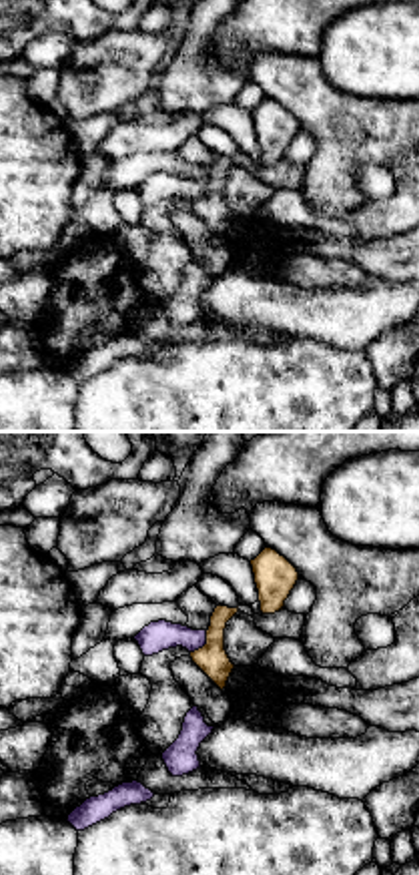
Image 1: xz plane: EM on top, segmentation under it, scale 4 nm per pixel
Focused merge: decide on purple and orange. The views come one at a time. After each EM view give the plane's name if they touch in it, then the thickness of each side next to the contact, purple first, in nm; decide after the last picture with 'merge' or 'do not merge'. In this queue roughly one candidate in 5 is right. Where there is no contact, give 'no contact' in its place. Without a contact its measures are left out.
xz | 120/120 nm

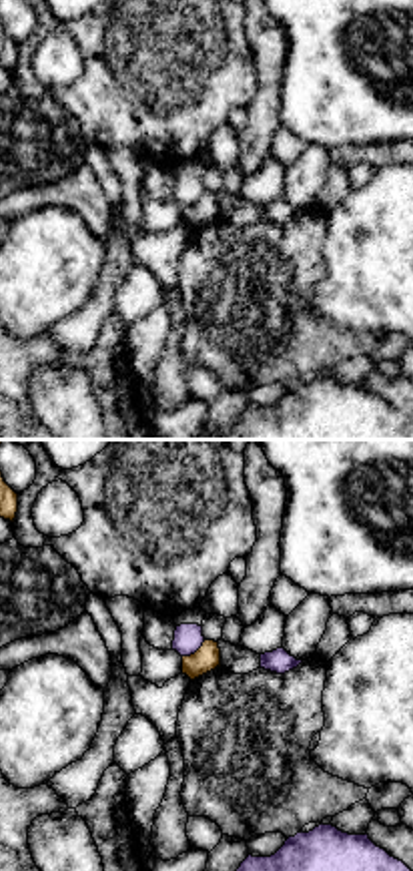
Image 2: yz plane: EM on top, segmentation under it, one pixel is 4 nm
yz | 110/100 nm

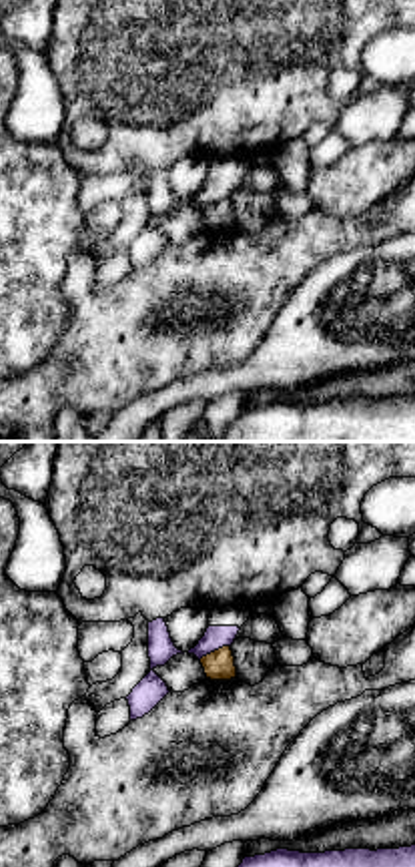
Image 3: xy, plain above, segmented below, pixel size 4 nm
xy | 90/120 nm

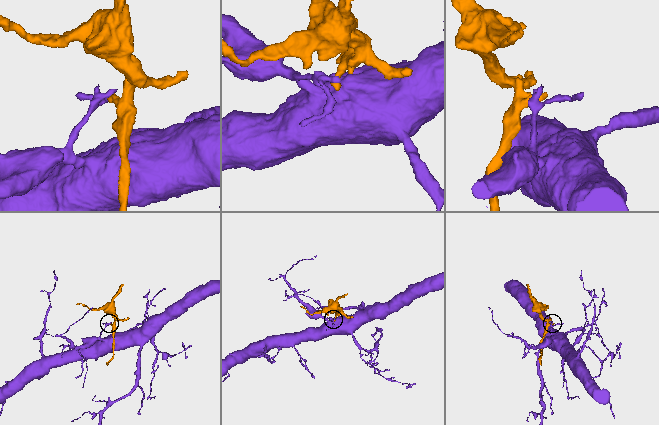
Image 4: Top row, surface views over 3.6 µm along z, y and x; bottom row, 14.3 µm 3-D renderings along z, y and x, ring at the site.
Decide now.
do not merge

